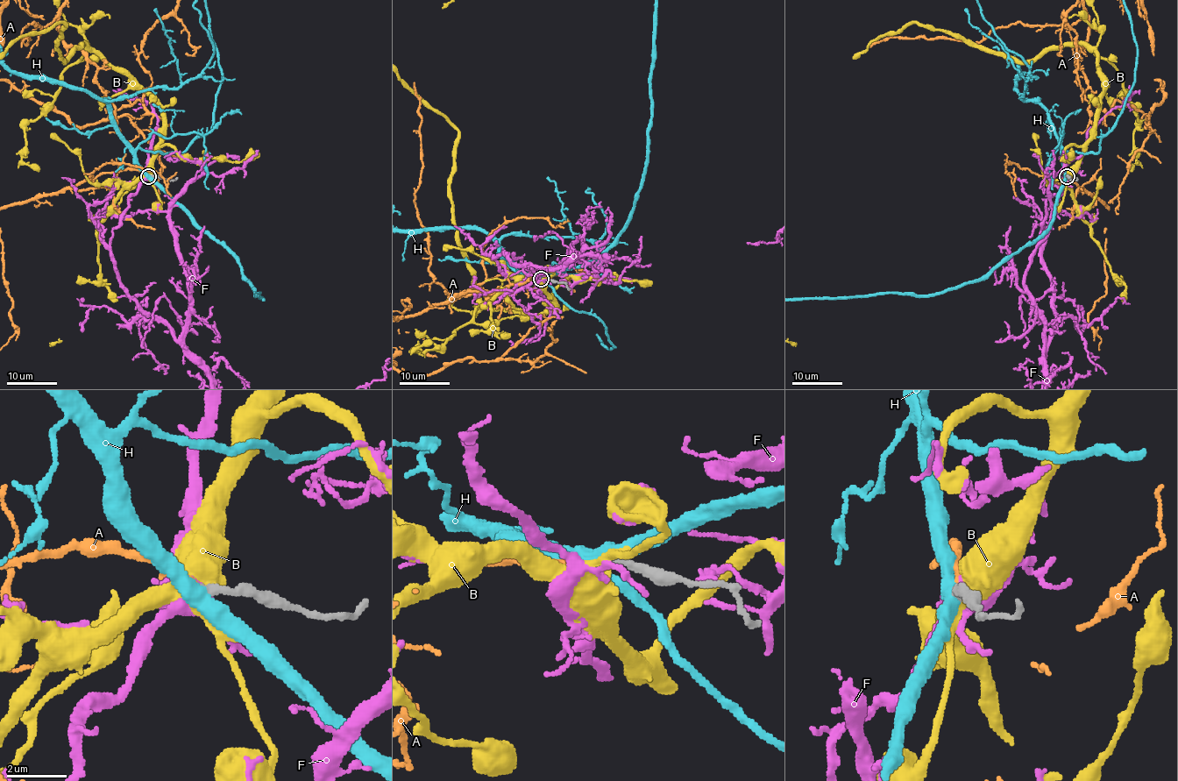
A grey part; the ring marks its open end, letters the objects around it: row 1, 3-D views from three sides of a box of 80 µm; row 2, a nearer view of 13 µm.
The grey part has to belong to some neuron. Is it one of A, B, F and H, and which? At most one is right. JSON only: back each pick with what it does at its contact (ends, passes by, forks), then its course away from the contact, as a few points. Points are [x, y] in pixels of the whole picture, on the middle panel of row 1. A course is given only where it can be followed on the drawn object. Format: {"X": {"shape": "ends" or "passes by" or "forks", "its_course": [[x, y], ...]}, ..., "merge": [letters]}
{"A": {"shape": "ends"}, "merge": ["A"]}

